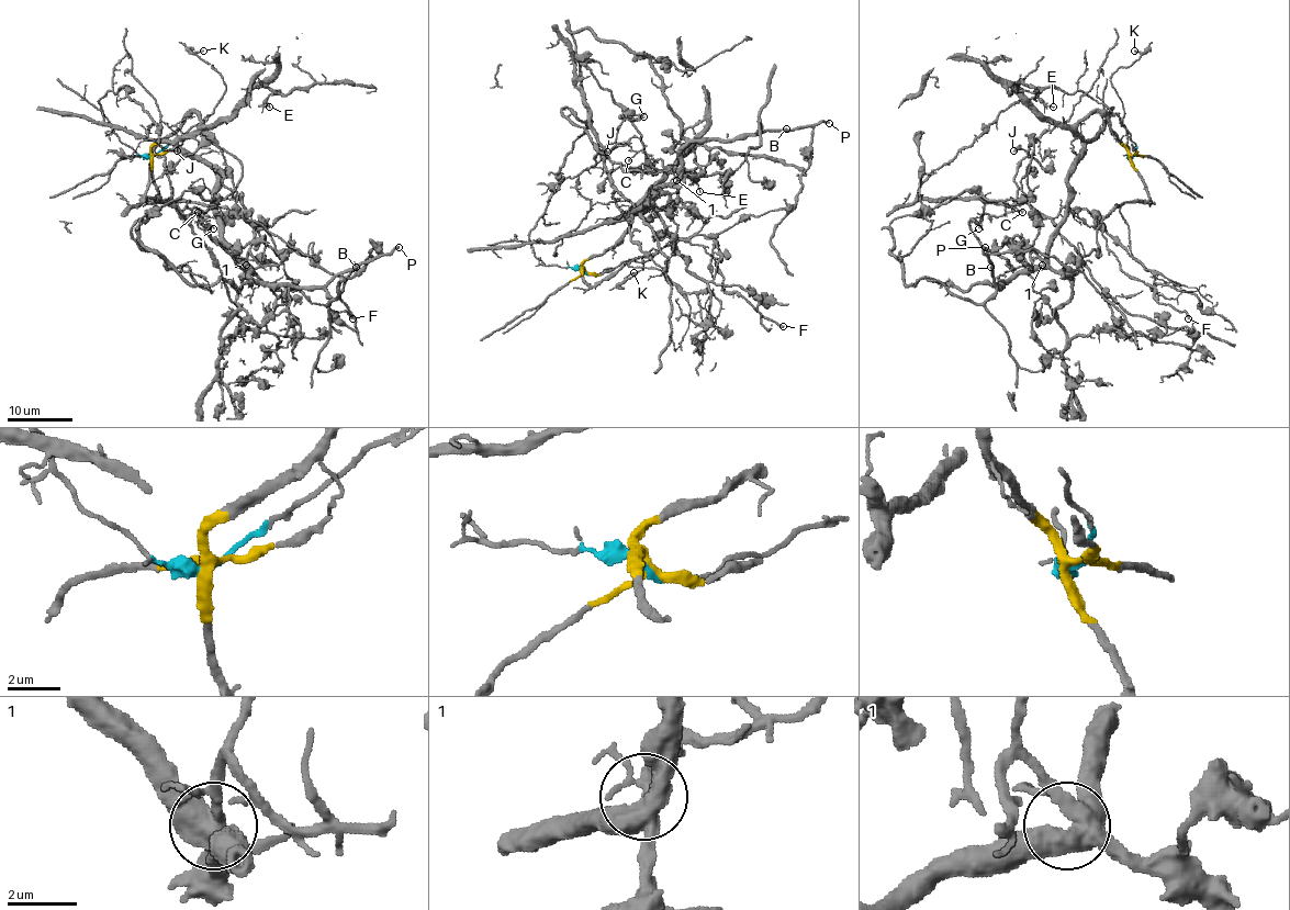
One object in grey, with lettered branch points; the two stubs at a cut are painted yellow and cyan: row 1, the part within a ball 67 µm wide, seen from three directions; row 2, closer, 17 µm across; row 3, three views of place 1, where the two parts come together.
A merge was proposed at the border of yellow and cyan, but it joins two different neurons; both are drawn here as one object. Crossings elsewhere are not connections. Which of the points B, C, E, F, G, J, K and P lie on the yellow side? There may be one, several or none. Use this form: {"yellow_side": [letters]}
{"yellow_side": ["B", "E", "F", "P"]}

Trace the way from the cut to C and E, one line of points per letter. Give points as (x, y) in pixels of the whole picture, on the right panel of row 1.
C: (1132, 155), (1115, 113), (1079, 91), (1042, 88), (919, 189), (1022, 212)
E: (1132, 155), (1098, 112), (1070, 125), (1054, 125), (1016, 88), (1008, 89), (1034, 92), (1054, 108)

